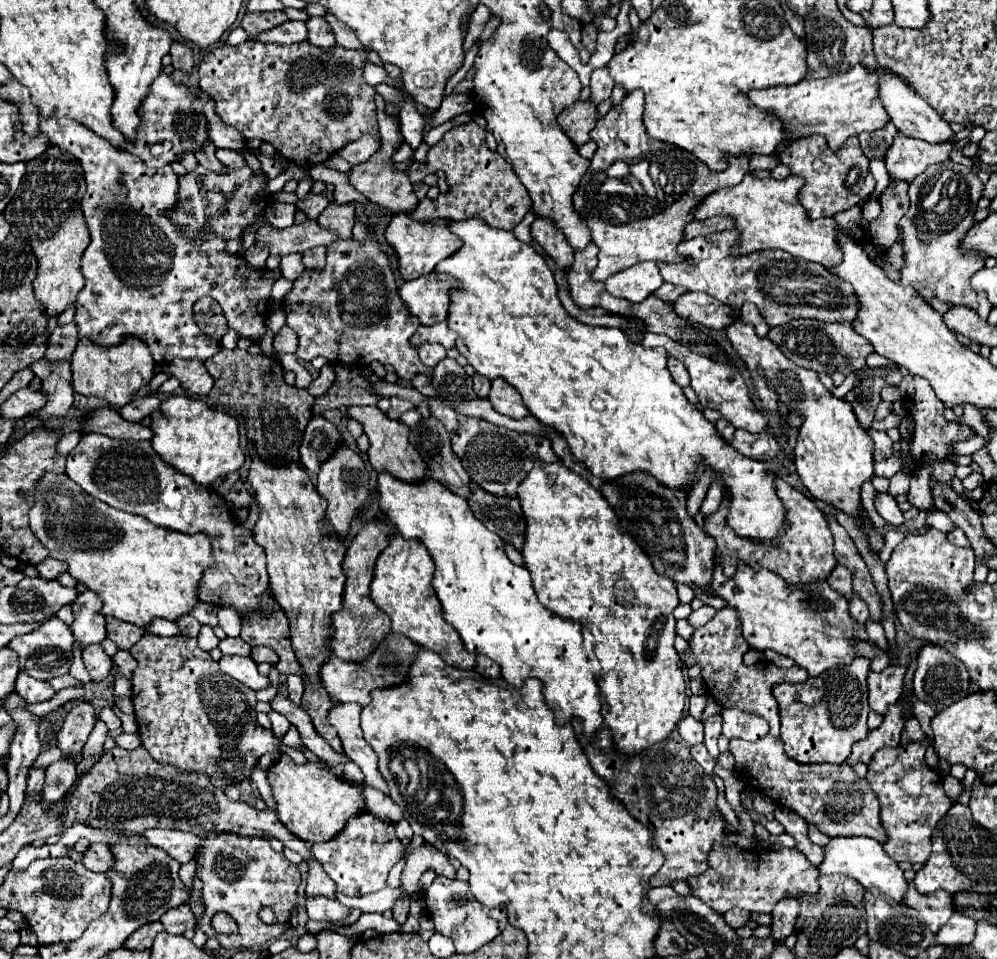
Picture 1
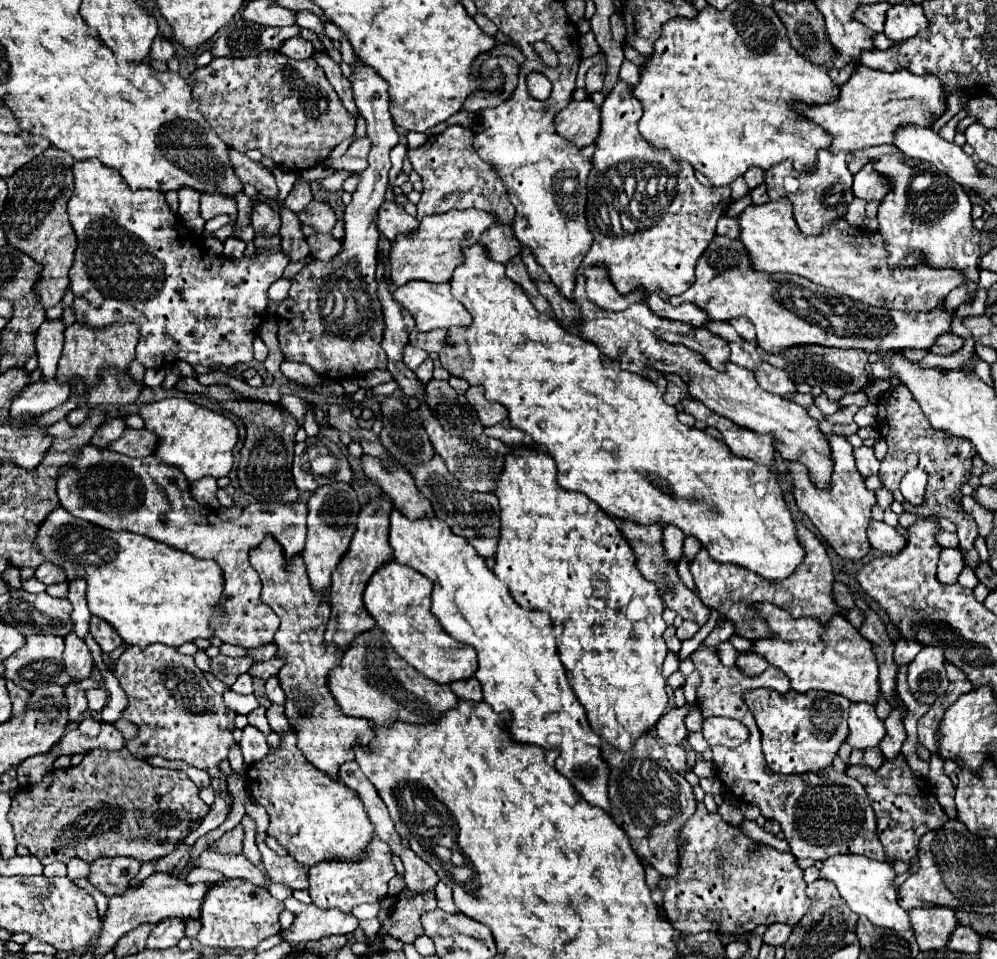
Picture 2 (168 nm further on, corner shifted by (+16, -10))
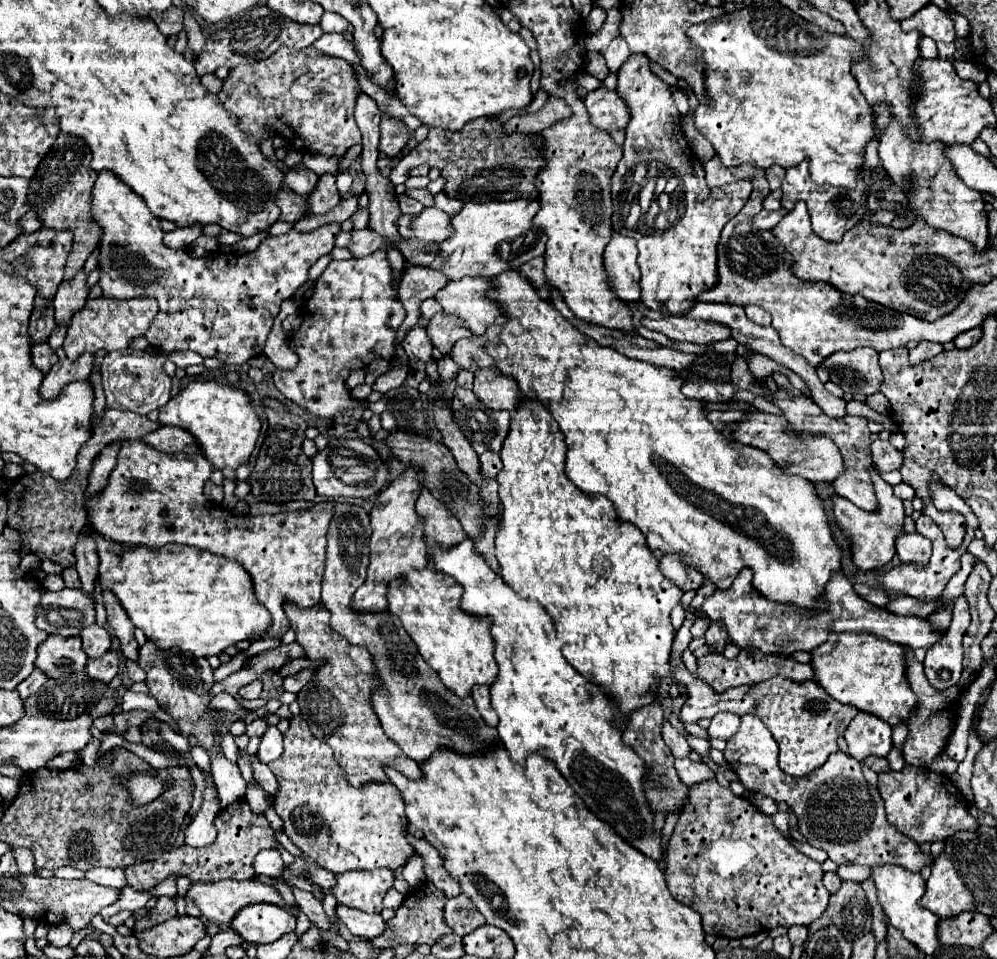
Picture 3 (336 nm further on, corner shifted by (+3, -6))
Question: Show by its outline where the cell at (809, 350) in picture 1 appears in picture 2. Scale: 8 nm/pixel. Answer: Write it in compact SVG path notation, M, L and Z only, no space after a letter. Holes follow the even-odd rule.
M794 346L782 356L776 354L766 354L760 348L760 354L764 360L768 360L776 368L784 368L788 376L796 384L806 382L810 386L820 386L830 400L840 400L846 394L860 392L868 382L868 354L864 350L840 350L840 348L824 348L824 346Z

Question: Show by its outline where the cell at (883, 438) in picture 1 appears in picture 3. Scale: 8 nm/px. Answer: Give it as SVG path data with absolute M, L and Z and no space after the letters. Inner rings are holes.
M875 440L871 444L871 462L879 474L891 472L891 470L897 470L901 466L901 452L895 450L889 442Z

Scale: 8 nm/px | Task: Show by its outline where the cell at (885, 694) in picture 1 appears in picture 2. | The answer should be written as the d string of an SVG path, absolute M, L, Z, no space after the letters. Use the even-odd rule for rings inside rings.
M852 704L848 716L848 738L844 740L856 750L866 750L878 746L880 740L886 736L884 722L876 716L874 706L870 704Z

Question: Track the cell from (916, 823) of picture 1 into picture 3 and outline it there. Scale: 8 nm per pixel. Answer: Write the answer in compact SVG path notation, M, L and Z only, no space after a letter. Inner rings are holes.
M905 764L901 772L889 770L879 774L879 792L885 800L887 820L905 836L923 842L937 842L953 836L957 830L977 830L977 820L969 814L967 802L957 786L943 774L937 774L929 768L917 768Z

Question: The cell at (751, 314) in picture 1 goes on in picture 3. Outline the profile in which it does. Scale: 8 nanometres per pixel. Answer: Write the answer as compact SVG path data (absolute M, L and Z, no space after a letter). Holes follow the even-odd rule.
M745 306L745 312L747 312L747 316L749 316L755 324L761 324L761 326L769 326L769 324L771 324L769 312L765 312L765 310L759 308L759 306Z

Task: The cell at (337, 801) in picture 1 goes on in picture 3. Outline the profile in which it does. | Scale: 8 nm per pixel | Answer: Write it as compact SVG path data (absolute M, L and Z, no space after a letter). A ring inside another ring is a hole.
M301 716L291 718L291 726L285 732L285 750L275 762L269 764L269 768L279 784L279 792L273 798L273 808L285 822L285 834L305 856L313 858L321 868L335 874L347 870L373 870L383 866L397 870L413 854L411 844L405 840L407 818L399 790L391 782L363 784L361 788L349 786L345 774L333 762L333 750L311 734L309 724Z

